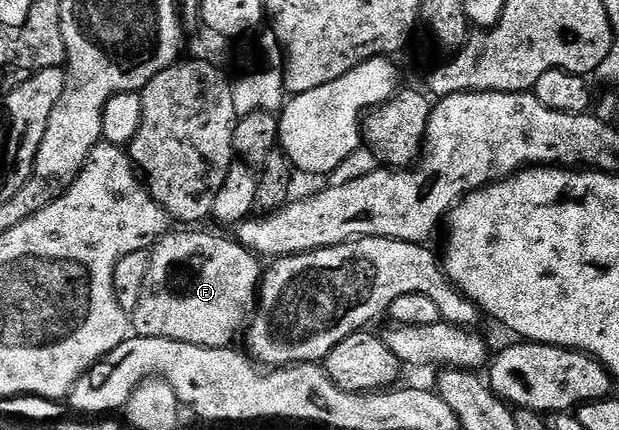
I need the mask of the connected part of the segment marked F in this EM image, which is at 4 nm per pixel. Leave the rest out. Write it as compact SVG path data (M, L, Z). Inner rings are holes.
M170 230L153 245L149 252L149 265L147 266L147 282L143 282L143 298L139 298L139 306L131 314L131 328L138 336L150 336L151 338L175 338L179 342L191 342L195 346L207 346L208 348L228 348L234 343L237 335L242 335L247 321L251 316L251 309L259 299L259 289L263 275L263 264L250 249L245 248L236 239L228 240L225 236L216 236L213 232L197 232L201 230Z

